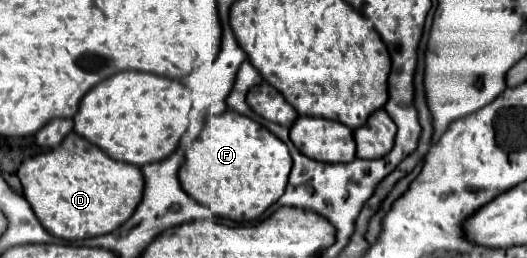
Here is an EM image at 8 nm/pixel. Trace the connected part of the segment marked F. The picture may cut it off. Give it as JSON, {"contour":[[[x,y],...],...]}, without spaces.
{"contour":[[[227,110],[219,116],[209,116],[203,130],[201,130],[193,146],[185,152],[185,162],[179,170],[179,180],[183,190],[197,202],[205,204],[215,216],[229,218],[235,222],[249,222],[259,218],[271,204],[275,204],[281,194],[285,192],[287,178],[291,172],[293,160],[289,156],[289,150],[285,142],[281,142],[275,134],[271,134],[265,126],[259,122]]]}

